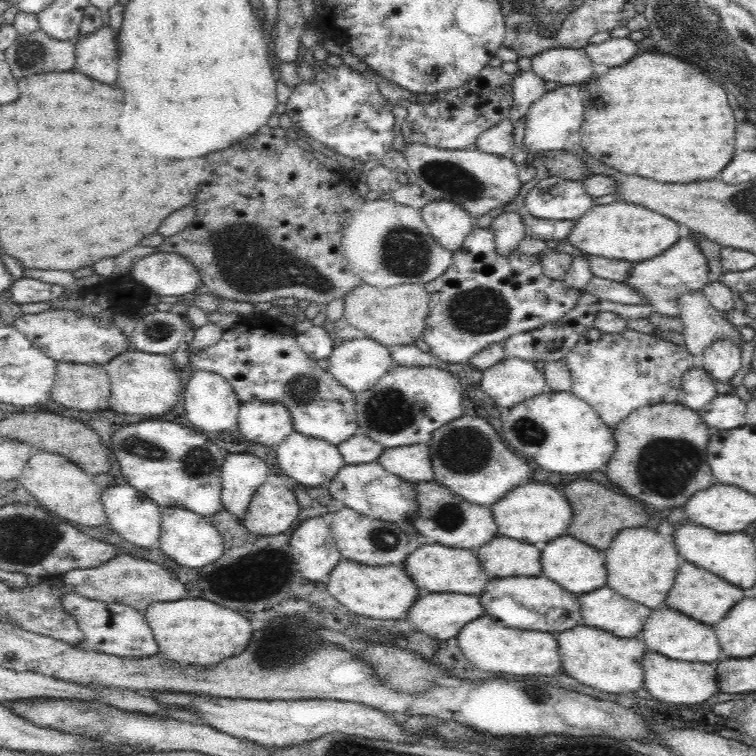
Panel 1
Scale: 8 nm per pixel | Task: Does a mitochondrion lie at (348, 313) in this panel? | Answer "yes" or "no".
no

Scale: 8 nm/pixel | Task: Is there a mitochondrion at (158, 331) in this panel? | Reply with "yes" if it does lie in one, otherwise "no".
yes

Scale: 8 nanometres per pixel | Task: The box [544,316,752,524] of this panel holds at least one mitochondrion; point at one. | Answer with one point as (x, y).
(665, 467)

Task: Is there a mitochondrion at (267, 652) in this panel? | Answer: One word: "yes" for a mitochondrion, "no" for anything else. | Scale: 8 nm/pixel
yes

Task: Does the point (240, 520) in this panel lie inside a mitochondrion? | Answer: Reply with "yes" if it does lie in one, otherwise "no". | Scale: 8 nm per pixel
no

